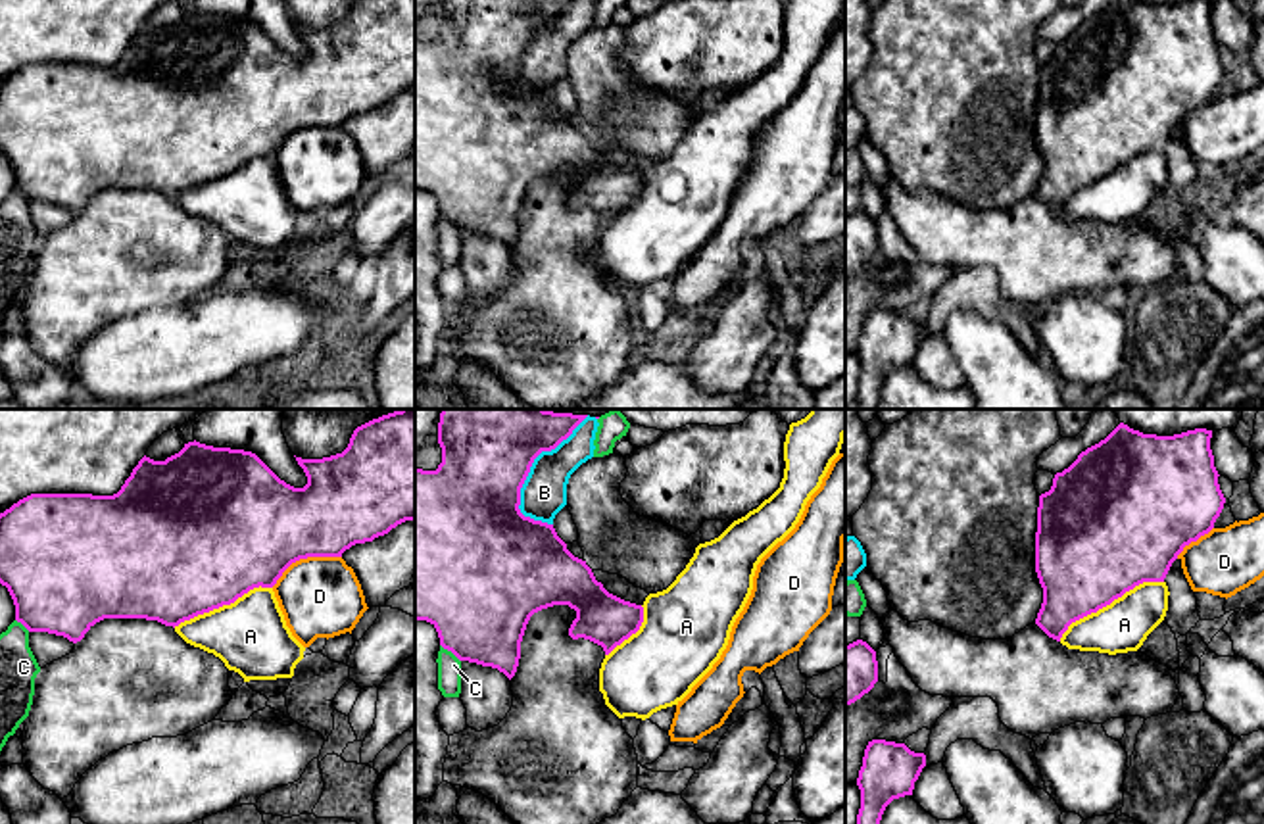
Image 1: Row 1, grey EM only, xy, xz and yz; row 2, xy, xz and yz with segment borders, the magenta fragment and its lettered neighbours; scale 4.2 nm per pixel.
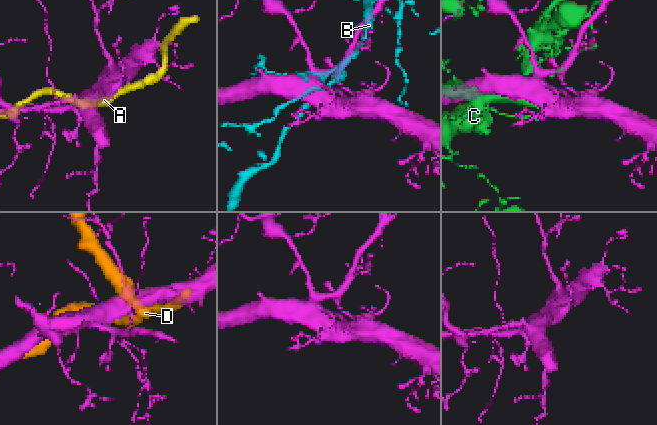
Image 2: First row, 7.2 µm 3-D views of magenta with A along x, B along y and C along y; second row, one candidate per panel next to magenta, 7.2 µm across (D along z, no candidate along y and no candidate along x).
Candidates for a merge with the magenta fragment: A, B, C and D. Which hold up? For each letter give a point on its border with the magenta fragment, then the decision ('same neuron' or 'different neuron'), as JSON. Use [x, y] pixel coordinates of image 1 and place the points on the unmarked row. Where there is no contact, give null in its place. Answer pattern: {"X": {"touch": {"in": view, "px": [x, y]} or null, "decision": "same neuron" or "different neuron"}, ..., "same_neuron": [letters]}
{"A": {"touch": {"in": "yz", "px": [1109, 173]}, "decision": "different neuron"}, "B": {"touch": {"in": "xz", "px": [529, 39]}, "decision": "different neuron"}, "C": {"touch": {"in": "xz", "px": [450, 219]}, "decision": "different neuron"}, "D": {"touch": {"in": "xy", "px": [304, 127]}, "decision": "different neuron"}, "same_neuron": []}

